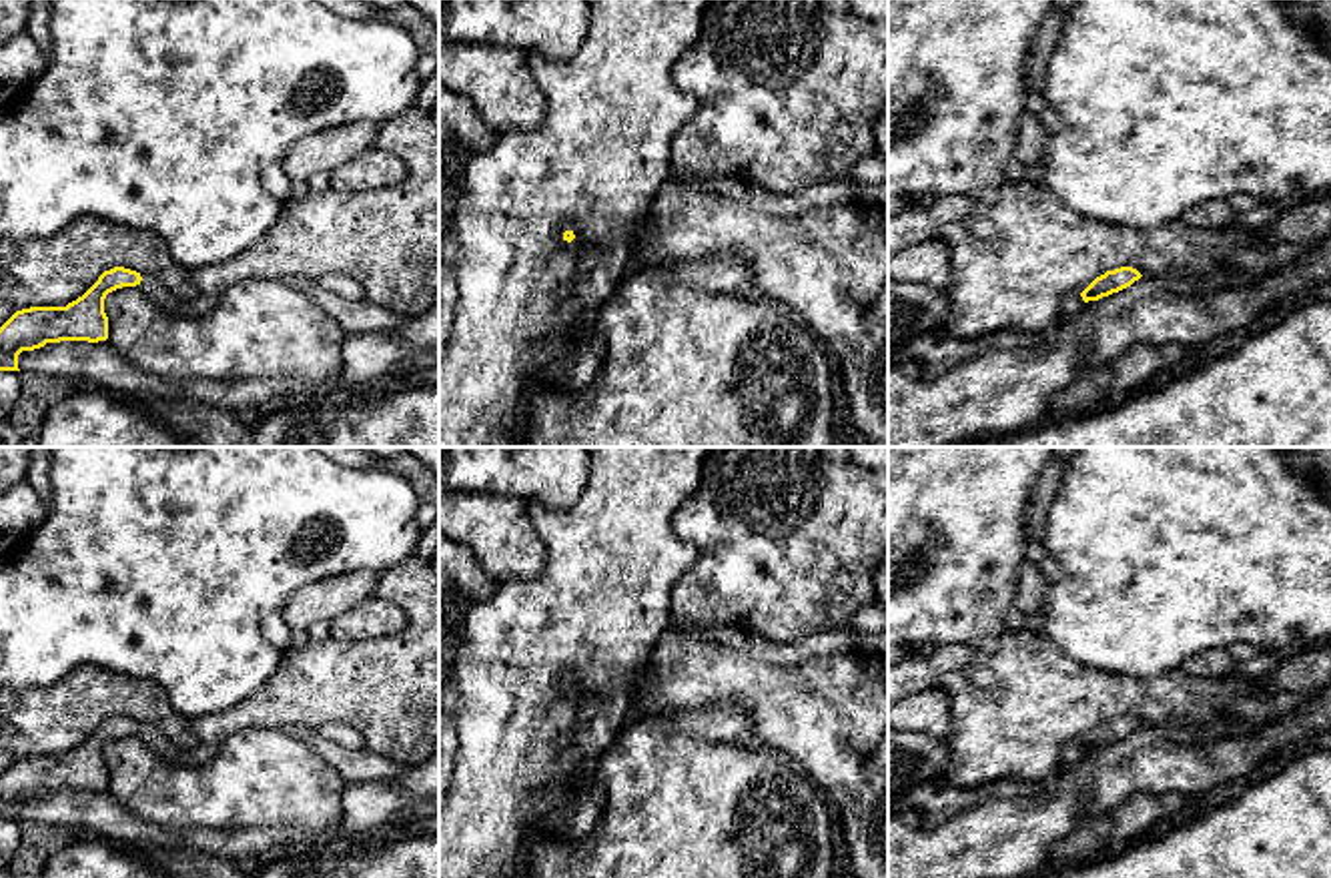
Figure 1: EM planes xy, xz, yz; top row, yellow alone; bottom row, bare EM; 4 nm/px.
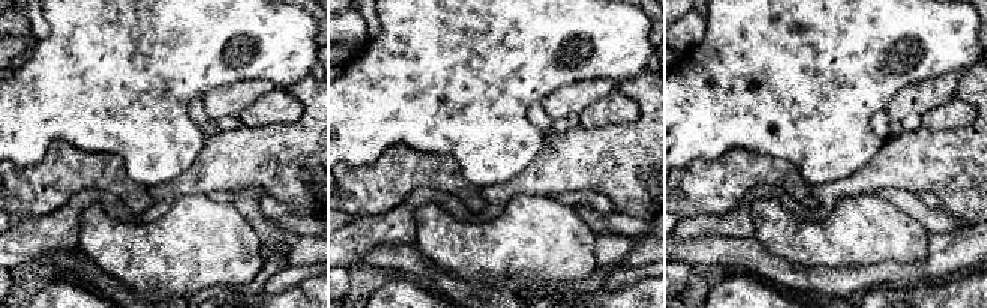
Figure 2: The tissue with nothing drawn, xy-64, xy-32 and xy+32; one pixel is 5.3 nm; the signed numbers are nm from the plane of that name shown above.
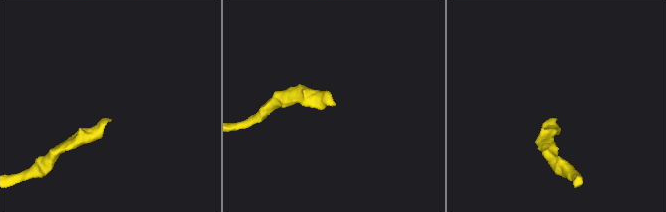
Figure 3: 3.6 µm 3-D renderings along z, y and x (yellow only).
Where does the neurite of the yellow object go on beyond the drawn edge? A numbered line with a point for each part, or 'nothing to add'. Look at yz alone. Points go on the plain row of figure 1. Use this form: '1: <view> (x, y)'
nothing to add

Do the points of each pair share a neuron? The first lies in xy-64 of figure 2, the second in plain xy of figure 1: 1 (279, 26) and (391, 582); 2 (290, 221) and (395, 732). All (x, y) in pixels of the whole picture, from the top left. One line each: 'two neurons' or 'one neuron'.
1: two neurons
2: two neurons

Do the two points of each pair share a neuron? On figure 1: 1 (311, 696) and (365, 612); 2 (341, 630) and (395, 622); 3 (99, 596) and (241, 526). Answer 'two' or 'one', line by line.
1: two
2: one
3: one

